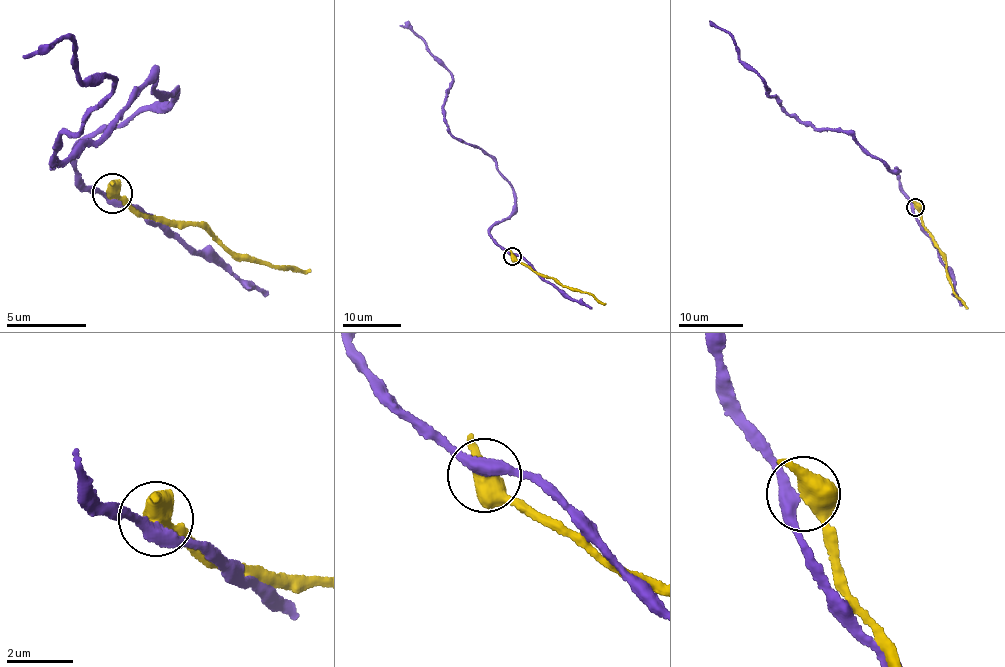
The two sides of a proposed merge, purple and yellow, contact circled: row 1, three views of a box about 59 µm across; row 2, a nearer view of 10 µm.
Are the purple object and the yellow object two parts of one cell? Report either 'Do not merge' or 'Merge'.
Do not merge

